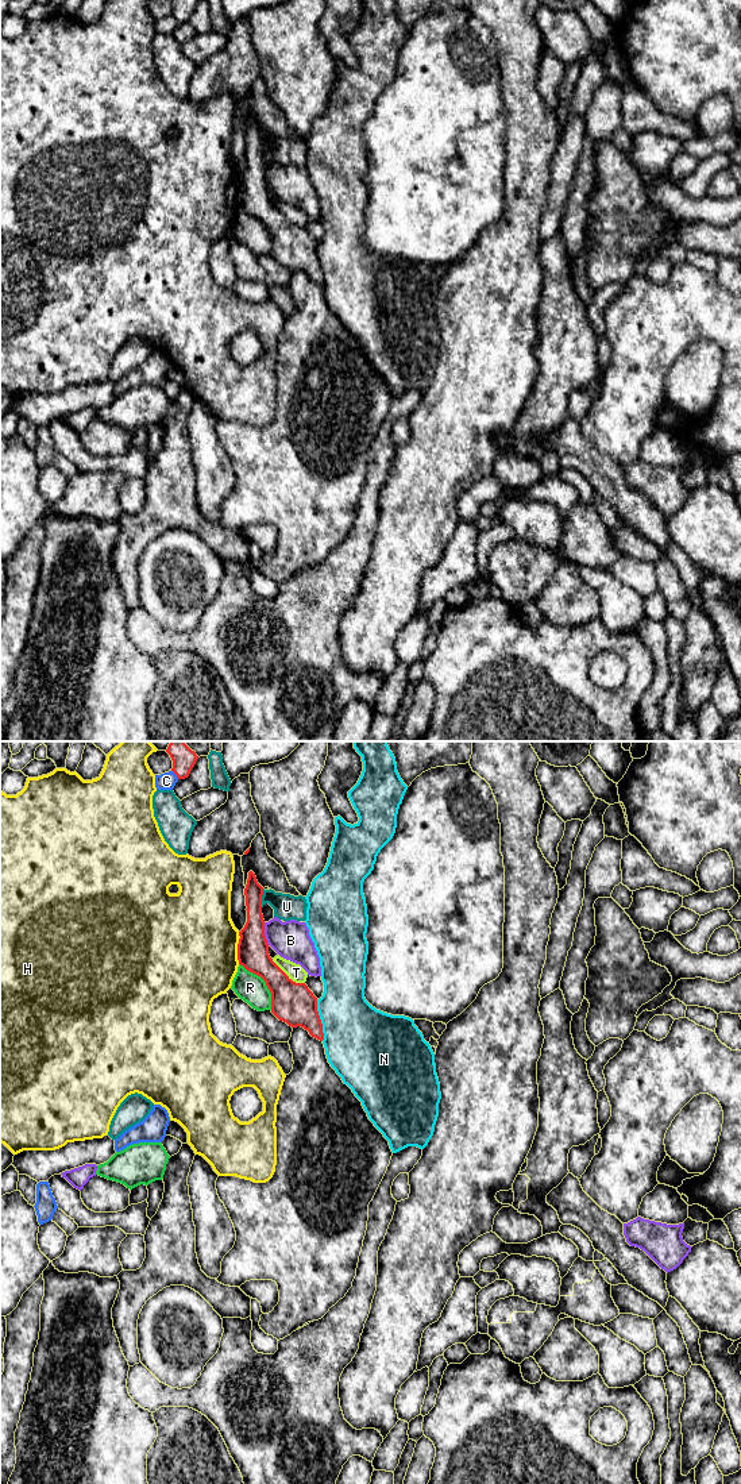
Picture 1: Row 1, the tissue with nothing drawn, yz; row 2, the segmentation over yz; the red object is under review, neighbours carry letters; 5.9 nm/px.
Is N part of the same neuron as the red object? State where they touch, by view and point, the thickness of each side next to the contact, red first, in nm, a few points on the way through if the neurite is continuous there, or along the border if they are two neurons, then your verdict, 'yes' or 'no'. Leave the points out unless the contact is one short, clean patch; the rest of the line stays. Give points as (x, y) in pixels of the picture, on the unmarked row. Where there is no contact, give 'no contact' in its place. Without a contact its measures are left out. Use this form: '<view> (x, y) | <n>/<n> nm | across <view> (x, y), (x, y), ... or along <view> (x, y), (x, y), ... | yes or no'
yz (320, 263) | 240/400 nm | along yz (316, 243), (323, 284) | no

